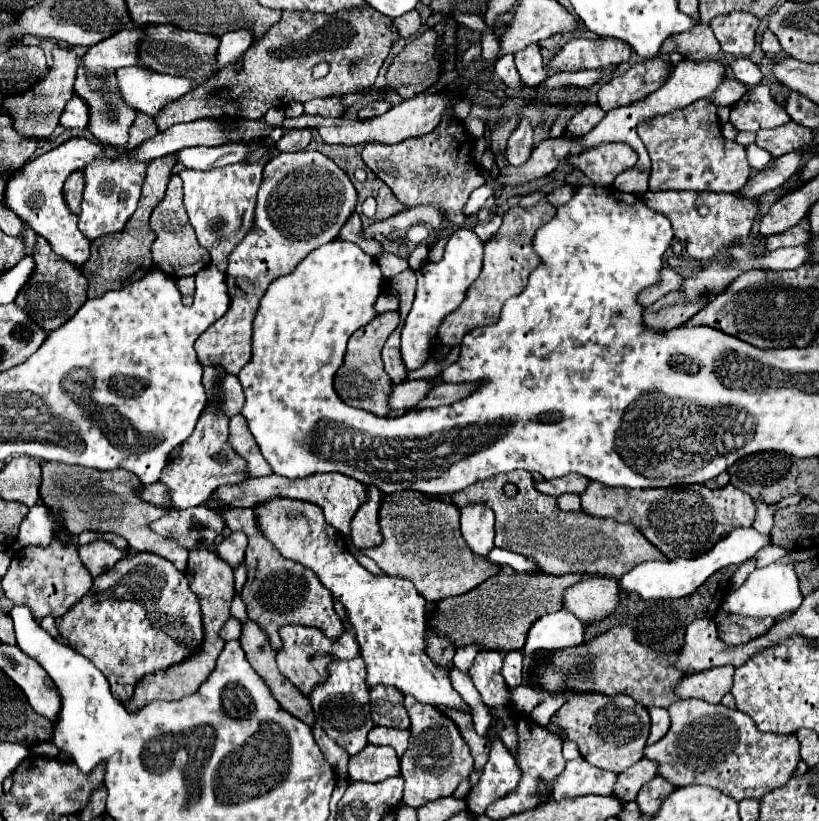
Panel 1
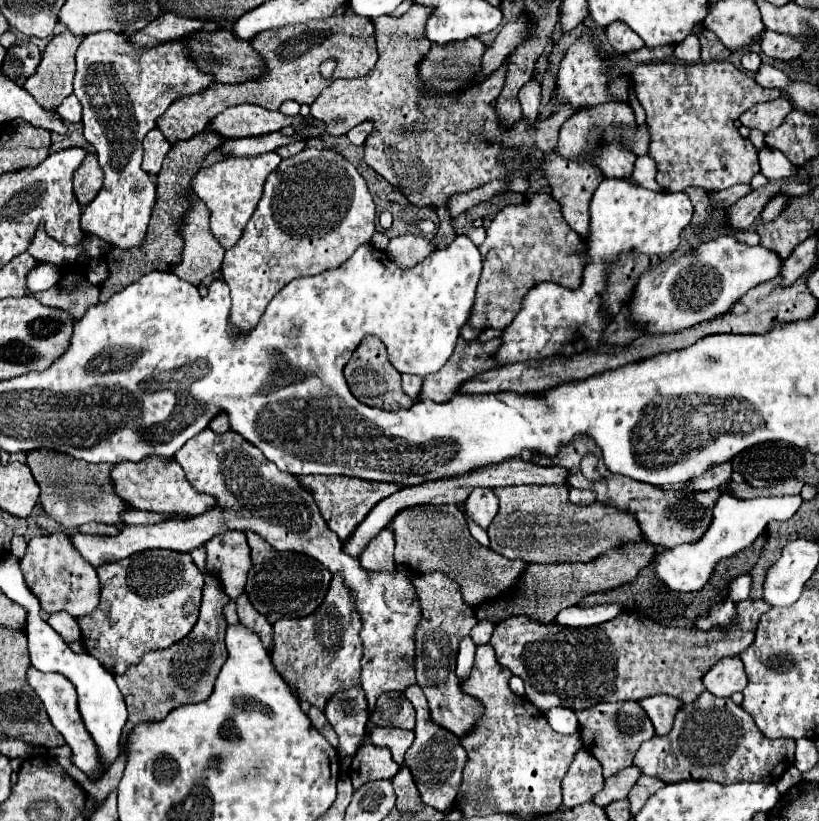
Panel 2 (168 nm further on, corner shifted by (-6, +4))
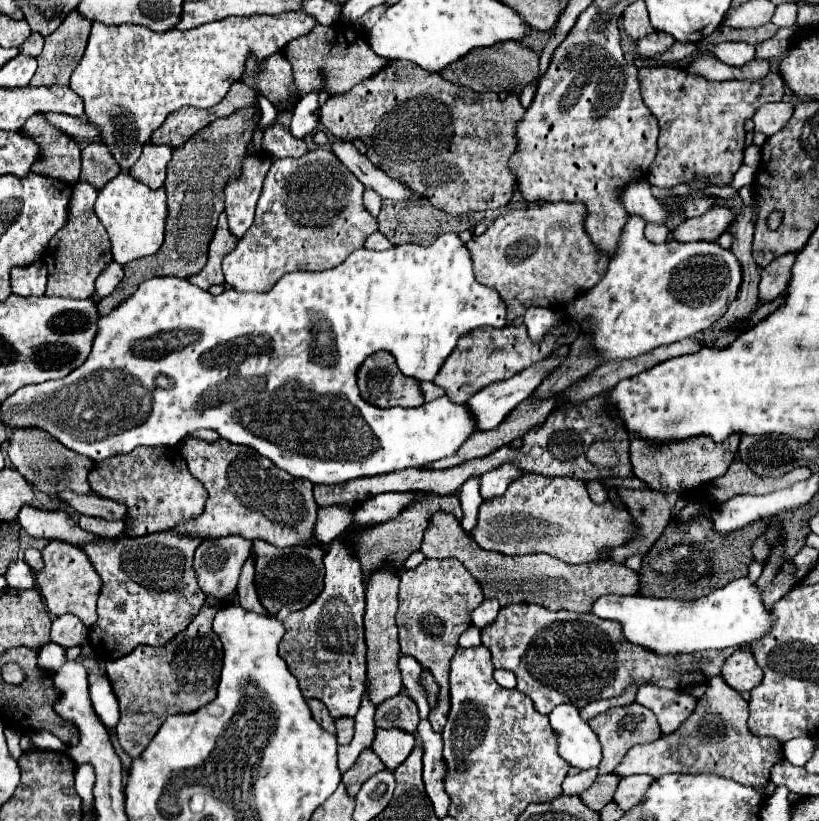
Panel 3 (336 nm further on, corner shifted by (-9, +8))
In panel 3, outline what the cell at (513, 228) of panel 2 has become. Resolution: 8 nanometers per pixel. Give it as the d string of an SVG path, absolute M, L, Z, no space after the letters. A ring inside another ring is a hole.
M542 202L526 210L510 210L482 236L466 242L476 280L496 288L508 304L508 324L516 316L524 316L530 306L562 306L604 276L608 258L592 244L584 228L586 216L584 204Z

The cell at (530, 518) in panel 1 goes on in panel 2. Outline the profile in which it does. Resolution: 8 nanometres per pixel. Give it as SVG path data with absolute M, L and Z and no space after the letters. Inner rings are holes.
M501 486L501 488L493 488L493 492L497 494L501 506L487 534L491 538L491 550L507 558L519 558L523 562L535 562L535 564L589 562L611 548L625 546L625 544L641 544L643 540L643 532L639 530L635 516L627 512L619 512L599 502L589 506L571 504L567 500L567 492L569 492L567 486Z

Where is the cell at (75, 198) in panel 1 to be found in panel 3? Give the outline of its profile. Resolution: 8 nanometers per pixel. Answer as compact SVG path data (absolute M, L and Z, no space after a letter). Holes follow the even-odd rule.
M92 142L82 150L82 172L80 172L82 182L88 182L98 190L102 190L106 182L118 176L118 172L120 164L116 164L116 160L102 142Z

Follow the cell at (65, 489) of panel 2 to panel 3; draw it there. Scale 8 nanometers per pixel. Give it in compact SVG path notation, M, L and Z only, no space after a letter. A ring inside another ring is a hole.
M16 428L12 430L8 438L8 458L14 464L14 468L28 480L32 482L38 490L54 496L58 490L74 490L78 494L90 494L90 484L88 484L88 472L92 470L94 462L88 460L86 456L80 456L78 452L72 452L64 448L54 436L48 436L48 432L40 428Z

